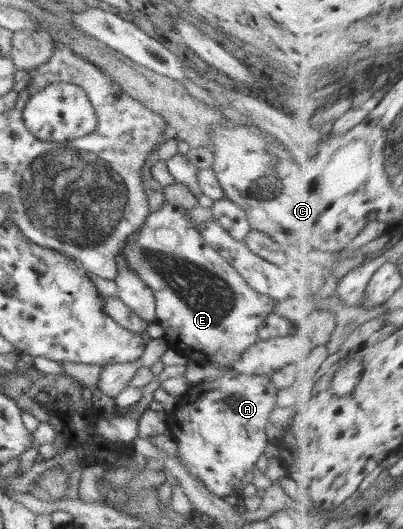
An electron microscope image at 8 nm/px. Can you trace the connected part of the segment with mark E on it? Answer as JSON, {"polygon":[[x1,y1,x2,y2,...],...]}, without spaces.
{"polygon":[[166,201,158,211,146,217,136,240,128,240,116,258,117,264,124,261,148,289,155,299,155,323,164,331,164,340,169,348,198,364,220,364,229,368,240,359,248,347,258,342,260,325,268,315,274,313,278,302,264,294,256,293,238,271,228,264,199,233,198,227,187,215,188,209,172,206]]}

